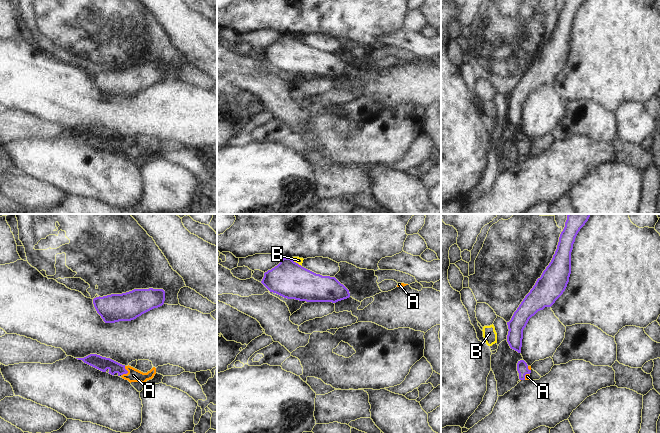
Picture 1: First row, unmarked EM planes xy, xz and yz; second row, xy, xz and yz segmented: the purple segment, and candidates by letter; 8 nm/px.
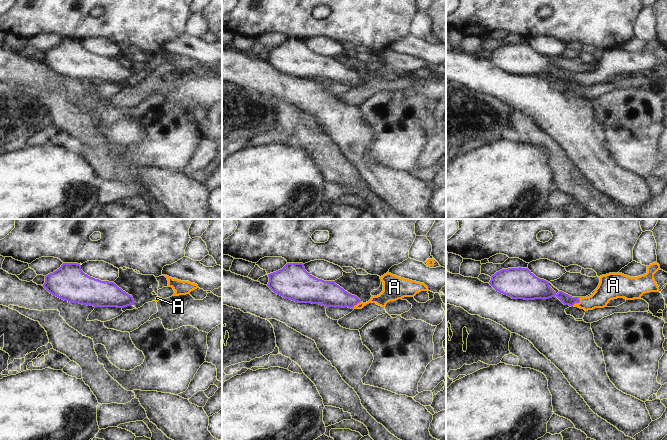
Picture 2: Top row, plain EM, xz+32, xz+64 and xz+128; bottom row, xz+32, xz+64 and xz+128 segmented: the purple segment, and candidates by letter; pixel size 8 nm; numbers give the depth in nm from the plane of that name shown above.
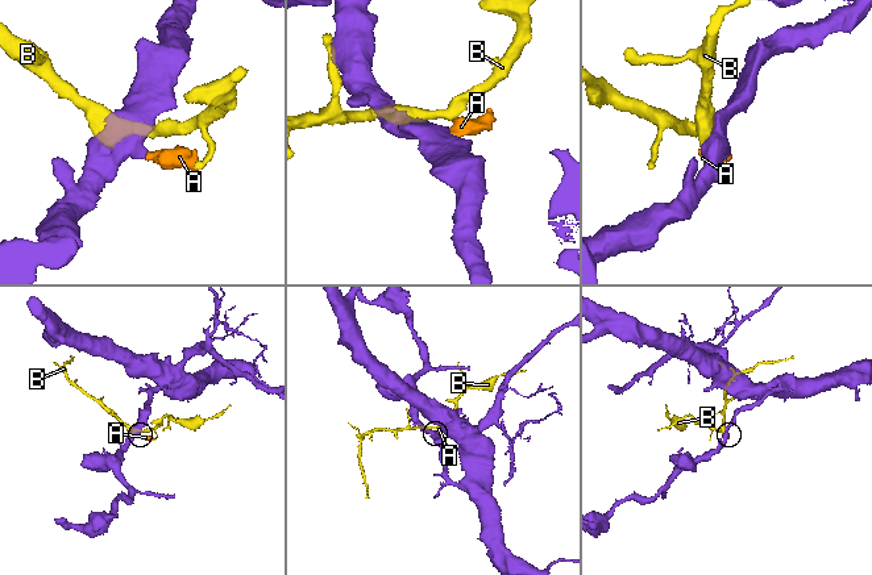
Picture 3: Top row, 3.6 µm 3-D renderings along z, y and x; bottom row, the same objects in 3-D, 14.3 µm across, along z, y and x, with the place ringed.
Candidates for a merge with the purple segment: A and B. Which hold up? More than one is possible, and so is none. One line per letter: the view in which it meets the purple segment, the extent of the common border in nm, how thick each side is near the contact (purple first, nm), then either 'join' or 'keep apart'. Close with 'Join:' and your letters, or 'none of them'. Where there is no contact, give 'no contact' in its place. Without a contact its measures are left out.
A: xy | 80 nm | 110/110 nm | join
B: xz | 120 nm | 300/50 nm | keep apart
Join: A

